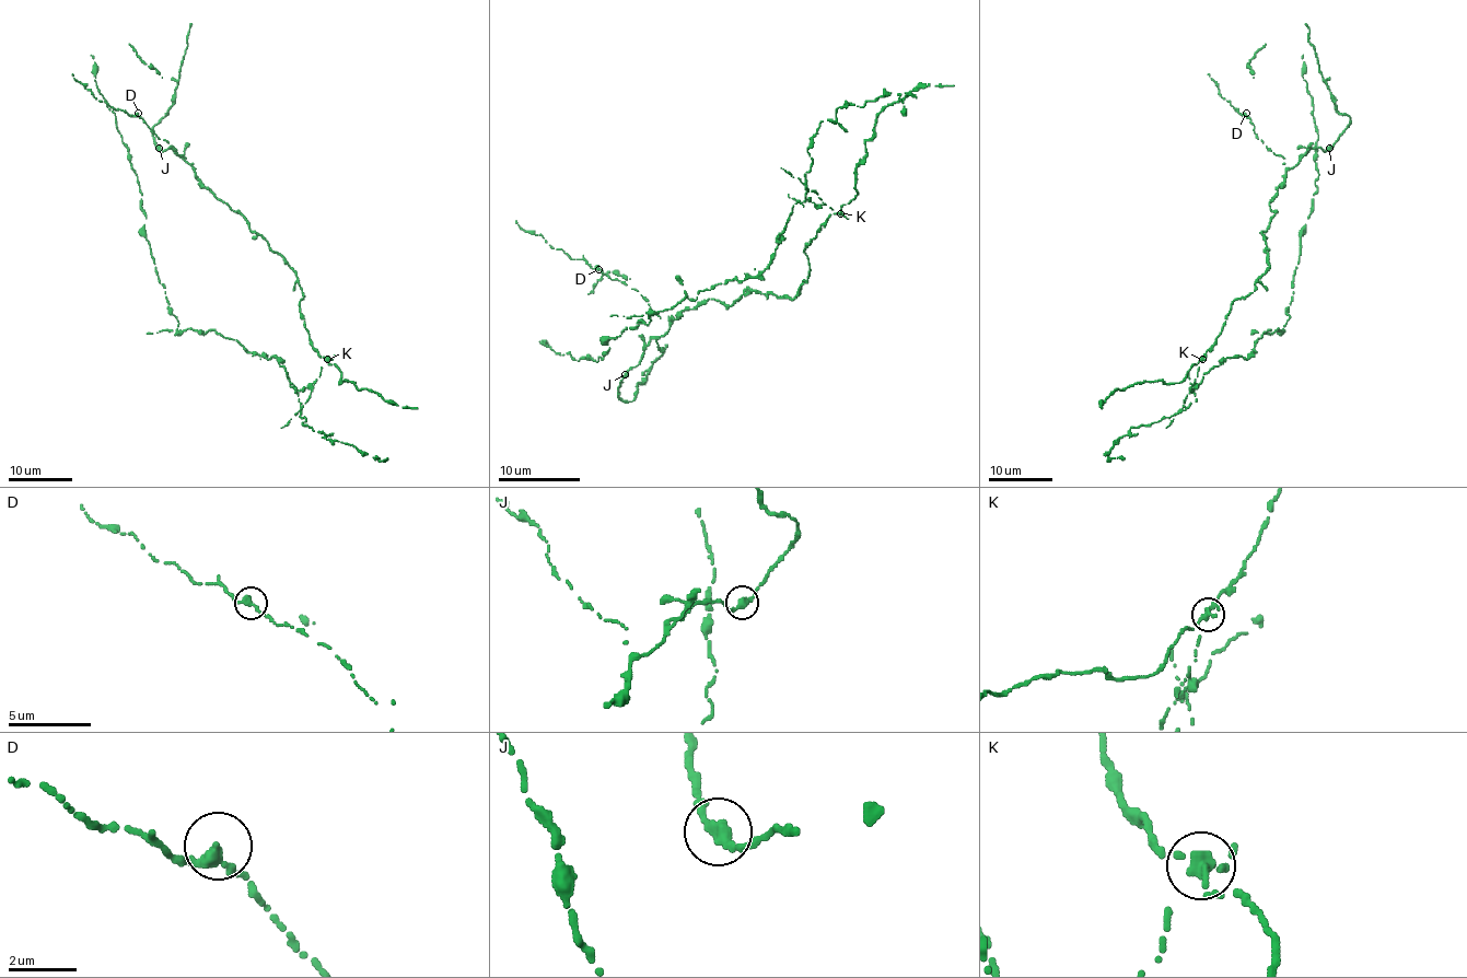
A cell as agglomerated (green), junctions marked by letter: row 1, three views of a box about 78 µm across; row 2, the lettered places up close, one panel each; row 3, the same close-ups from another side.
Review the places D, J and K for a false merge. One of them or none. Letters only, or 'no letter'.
K

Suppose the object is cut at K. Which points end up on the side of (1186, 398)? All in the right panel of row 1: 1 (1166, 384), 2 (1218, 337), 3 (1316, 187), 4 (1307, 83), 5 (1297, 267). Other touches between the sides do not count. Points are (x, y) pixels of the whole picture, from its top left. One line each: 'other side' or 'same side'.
1: other side
2: other side
3: same side
4: same side
5: same side

